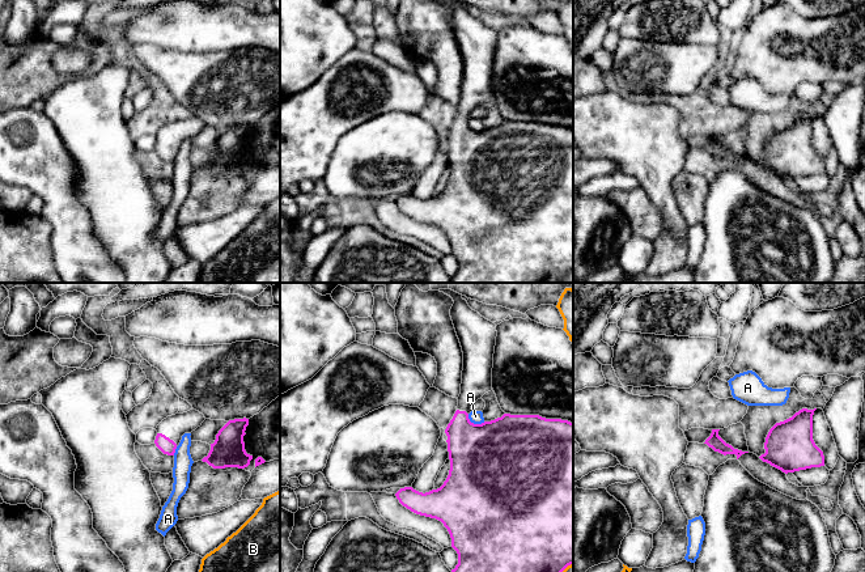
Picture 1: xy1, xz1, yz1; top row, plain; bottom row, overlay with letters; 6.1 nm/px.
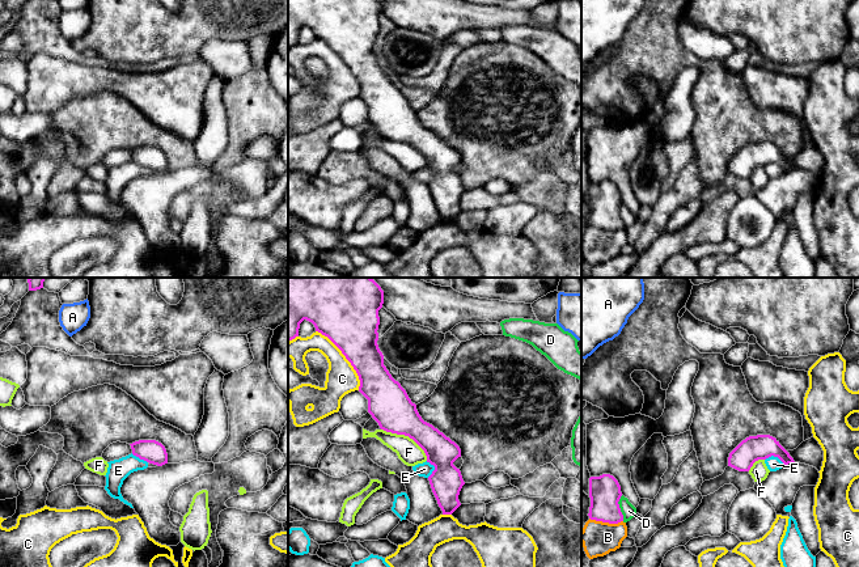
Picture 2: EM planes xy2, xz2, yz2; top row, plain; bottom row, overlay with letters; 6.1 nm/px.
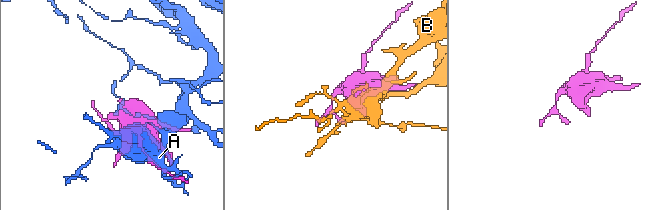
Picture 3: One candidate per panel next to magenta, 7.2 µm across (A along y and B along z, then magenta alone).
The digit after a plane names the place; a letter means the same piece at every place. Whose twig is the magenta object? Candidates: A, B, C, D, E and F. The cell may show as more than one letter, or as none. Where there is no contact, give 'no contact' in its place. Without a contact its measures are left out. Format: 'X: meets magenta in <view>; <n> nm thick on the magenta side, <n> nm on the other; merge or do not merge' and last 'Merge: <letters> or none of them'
A: meets magenta in xz1; 460 nm thick on the magenta side, 80 nm on the other; do not merge
B: meets magenta in yz2; 190 nm thick on the magenta side, 220 nm on the other; do not merge
C: meets magenta in xz2; 360 nm thick on the magenta side, 190 nm on the other; do not merge
D: meets magenta in yz2; 190 nm thick on the magenta side, 90 nm on the other; do not merge
E: meets magenta in yz2; 160 nm thick on the magenta side, 90 nm on the other; do not merge
F: meets magenta in xz2; 260 nm thick on the magenta side, 150 nm on the other; do not merge
Merge: none of them

